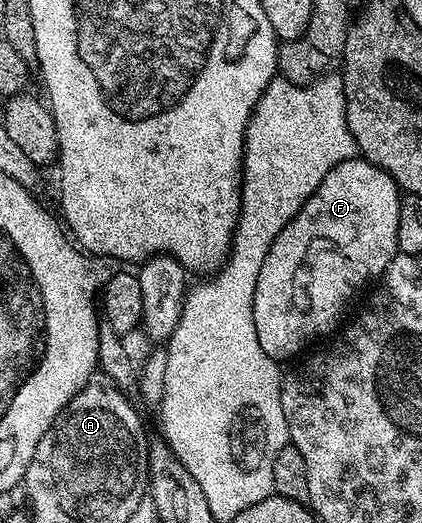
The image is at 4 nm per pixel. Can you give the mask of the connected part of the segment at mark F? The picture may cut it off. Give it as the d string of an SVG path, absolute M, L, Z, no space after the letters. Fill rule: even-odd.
M345 160L324 174L324 182L320 182L296 218L292 218L288 226L280 230L276 242L272 242L272 250L268 250L264 266L260 266L260 274L256 278L252 318L256 322L256 338L260 338L260 350L264 350L268 358L285 362L297 352L305 353L305 348L317 336L330 331L333 333L339 327L338 315L345 310L346 303L369 280L377 281L388 262L399 255L396 225L400 222L401 201L397 182L367 160Z

